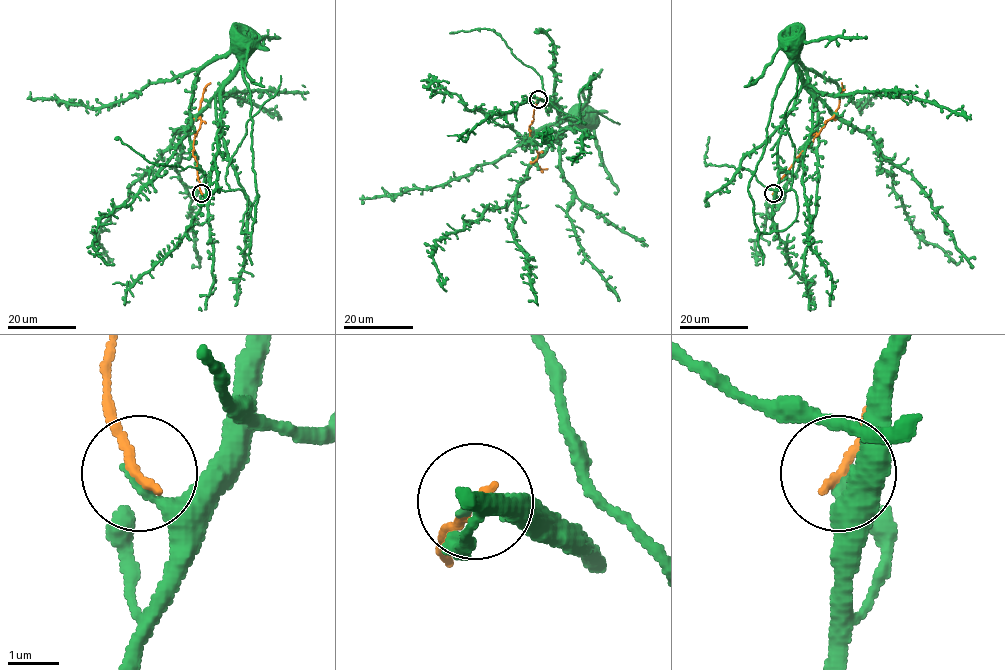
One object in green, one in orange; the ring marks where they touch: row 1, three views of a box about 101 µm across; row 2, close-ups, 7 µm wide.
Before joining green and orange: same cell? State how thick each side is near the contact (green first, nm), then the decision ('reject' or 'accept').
calibres 280 and 180 nm; reject

